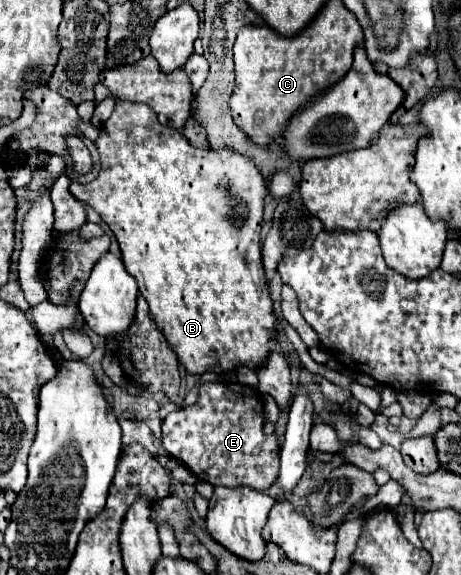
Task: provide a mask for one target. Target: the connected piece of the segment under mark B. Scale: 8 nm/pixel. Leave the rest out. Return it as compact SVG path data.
M117 102L115 104L115 110L113 110L111 118L105 122L103 132L97 138L95 146L97 146L99 156L101 156L99 178L89 182L89 184L73 182L69 186L69 190L77 200L95 208L101 214L103 222L113 230L113 234L119 242L119 248L121 248L121 258L125 262L125 268L137 280L141 296L147 298L147 302L149 302L151 318L153 318L155 326L163 332L163 336L167 338L171 350L177 354L179 364L189 374L235 372L239 366L259 370L265 364L267 356L271 354L269 342L275 338L277 318L273 314L273 302L271 302L271 296L267 290L267 280L265 280L263 262L261 262L261 222L263 222L263 198L267 194L267 188L265 188L263 176L259 174L255 164L249 158L235 154L233 150L199 150L199 148L191 146L185 140L185 136L179 134L179 130L169 128L169 126L161 126L155 112L149 106L135 104L135 102Z

